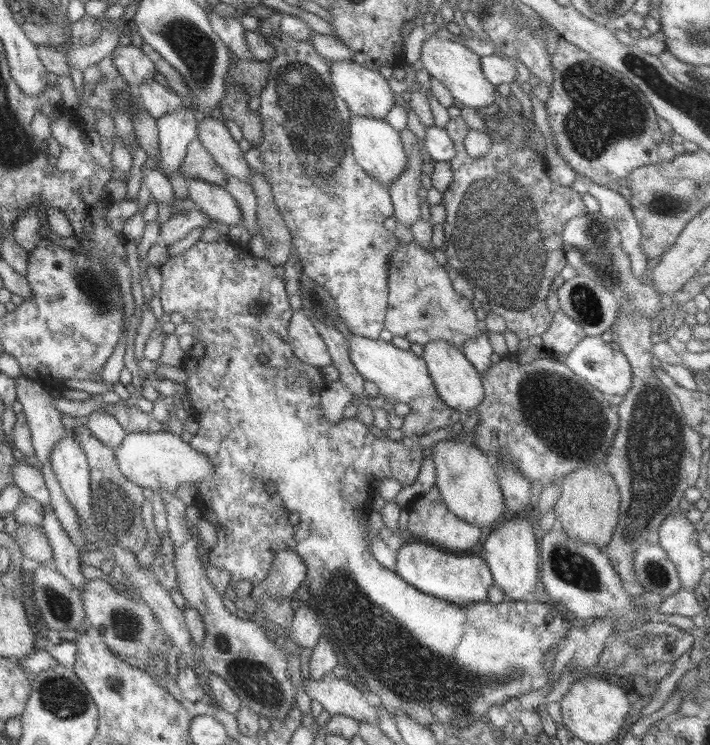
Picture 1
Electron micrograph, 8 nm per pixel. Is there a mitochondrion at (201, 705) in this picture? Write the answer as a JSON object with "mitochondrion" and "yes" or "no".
{"mitochondrion":"no"}

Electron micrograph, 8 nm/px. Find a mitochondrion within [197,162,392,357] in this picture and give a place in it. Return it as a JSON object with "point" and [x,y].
{"point":[261,307]}

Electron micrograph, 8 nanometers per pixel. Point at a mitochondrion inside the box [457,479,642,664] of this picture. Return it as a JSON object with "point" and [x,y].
{"point":[573,568]}

